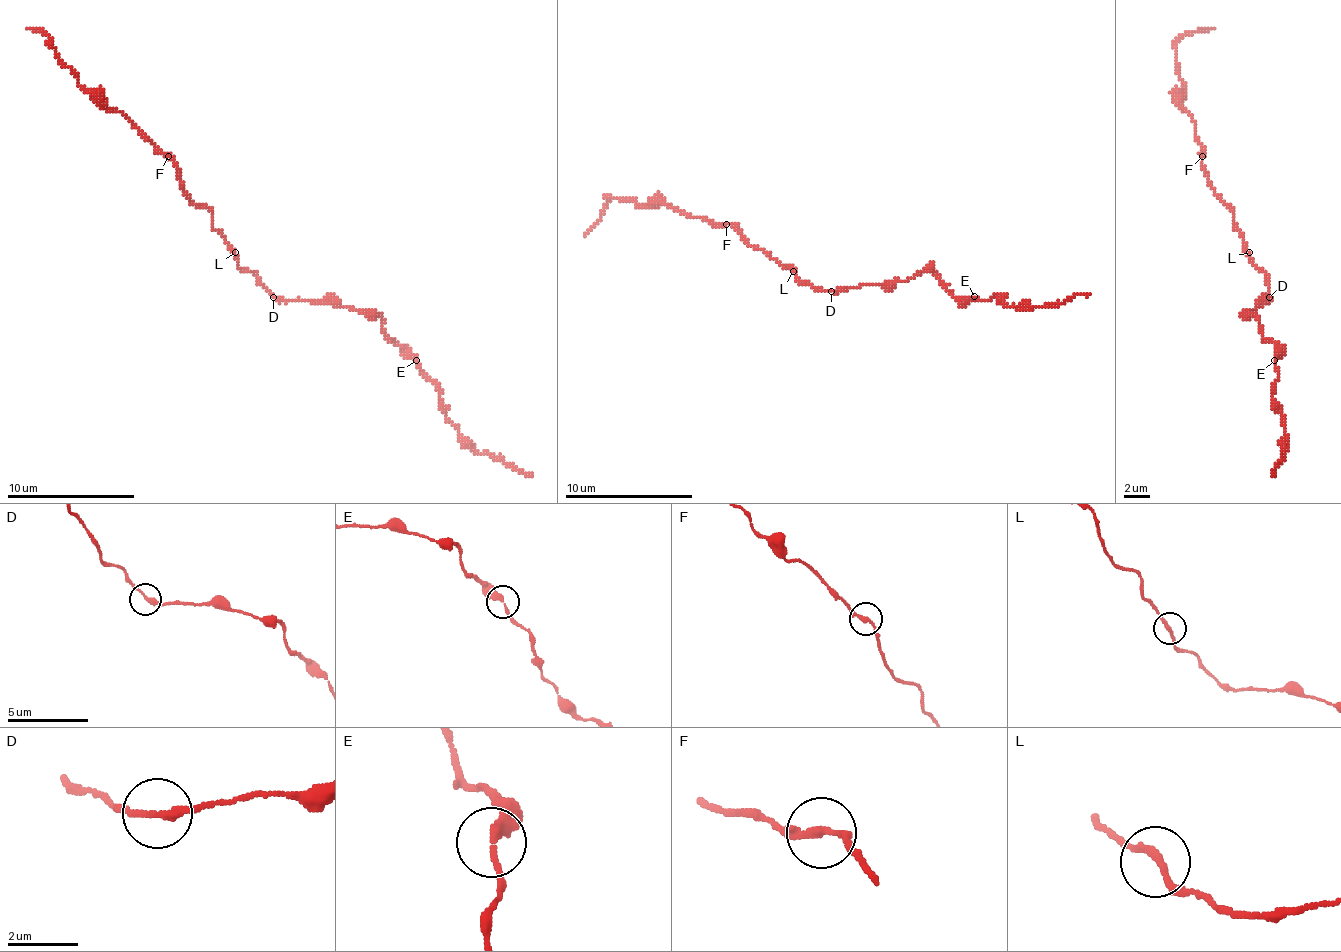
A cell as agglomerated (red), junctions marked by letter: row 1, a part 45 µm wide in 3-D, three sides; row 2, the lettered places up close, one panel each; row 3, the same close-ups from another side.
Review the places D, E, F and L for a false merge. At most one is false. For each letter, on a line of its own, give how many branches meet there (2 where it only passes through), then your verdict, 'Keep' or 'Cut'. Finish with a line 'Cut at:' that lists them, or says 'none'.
D: Branches: 2. Keep
E: Branches: 2. Keep
F: Branches: 2. Keep
L: Branches: 2. Keep
Cut at: none

